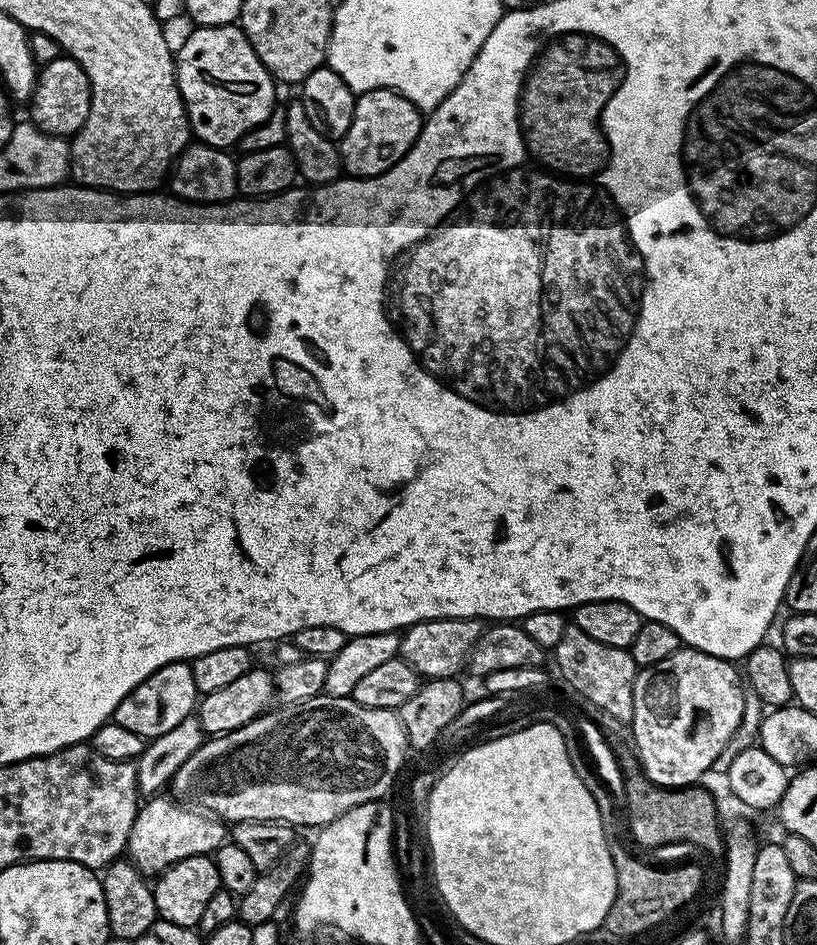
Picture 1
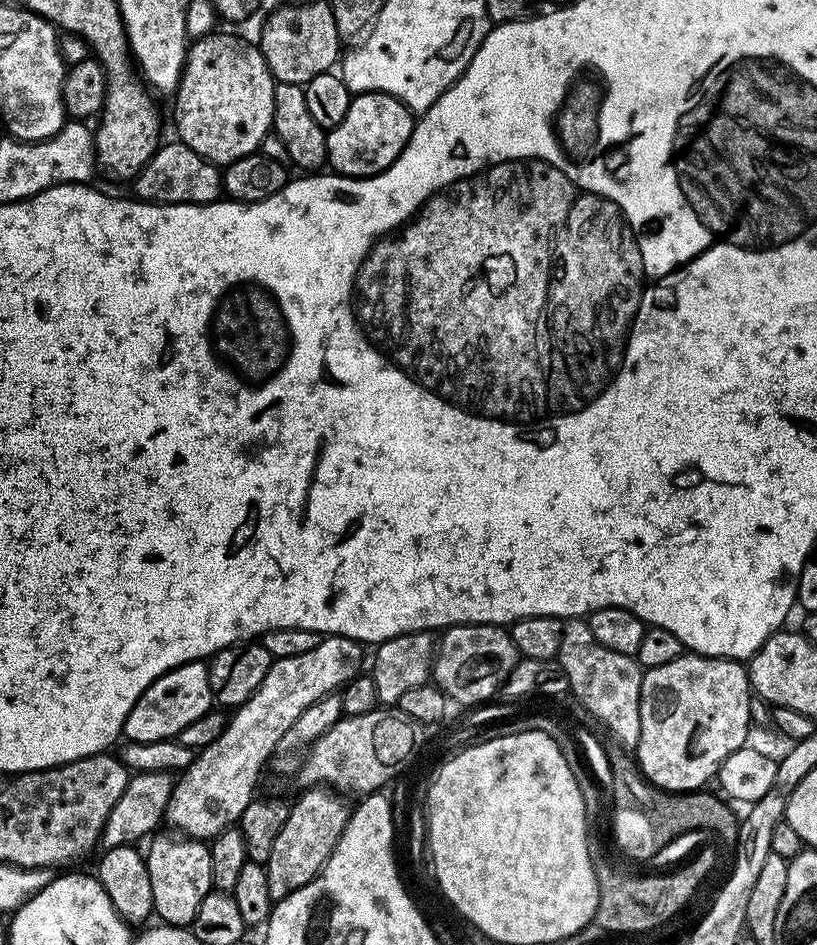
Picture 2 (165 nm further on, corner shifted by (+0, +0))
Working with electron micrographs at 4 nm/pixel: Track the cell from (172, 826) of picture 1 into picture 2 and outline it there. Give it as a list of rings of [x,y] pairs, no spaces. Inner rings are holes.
[[[325,635],[320,644],[306,654],[297,654],[295,658],[273,660],[266,678],[262,678],[262,686],[258,686],[252,697],[227,717],[222,734],[214,738],[210,746],[199,749],[194,762],[190,762],[185,772],[179,773],[178,779],[172,786],[170,802],[164,815],[165,821],[169,825],[172,823],[174,827],[181,828],[184,831],[181,833],[185,837],[205,842],[211,842],[218,834],[222,834],[222,830],[231,828],[239,822],[242,810],[246,810],[246,806],[250,806],[250,802],[257,795],[256,783],[260,780],[260,771],[266,768],[272,757],[276,755],[276,747],[278,742],[282,742],[282,734],[286,734],[286,730],[290,730],[290,726],[298,722],[298,714],[302,714],[306,706],[314,706],[314,702],[318,702],[323,696],[333,695],[363,669],[360,668],[363,664],[365,667],[366,656],[364,660],[363,650],[365,651],[359,640]]]

